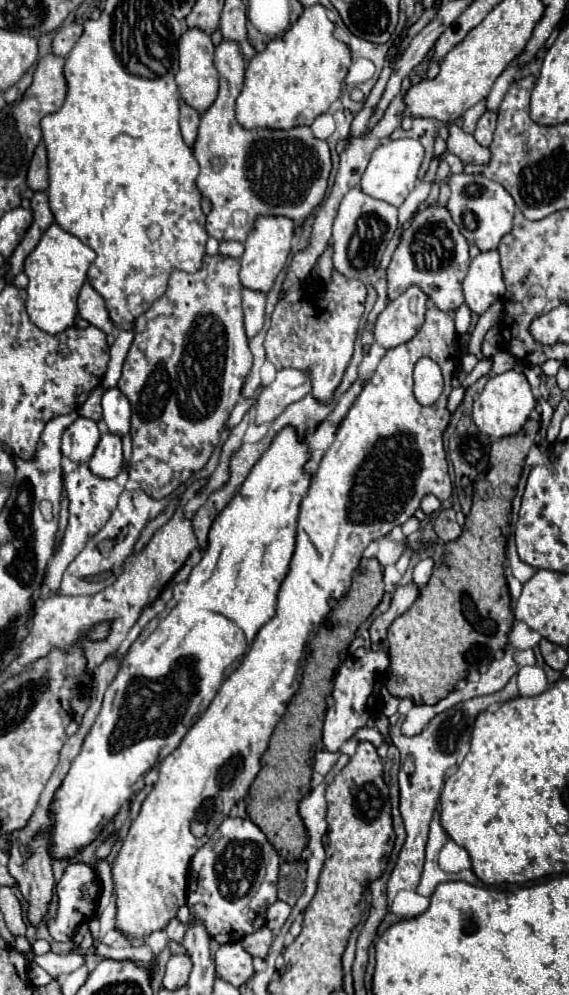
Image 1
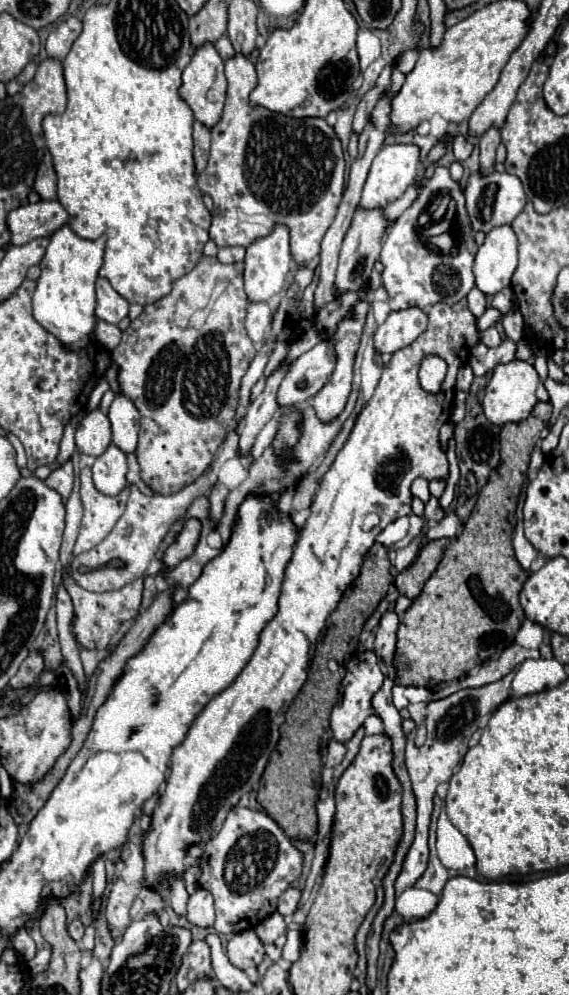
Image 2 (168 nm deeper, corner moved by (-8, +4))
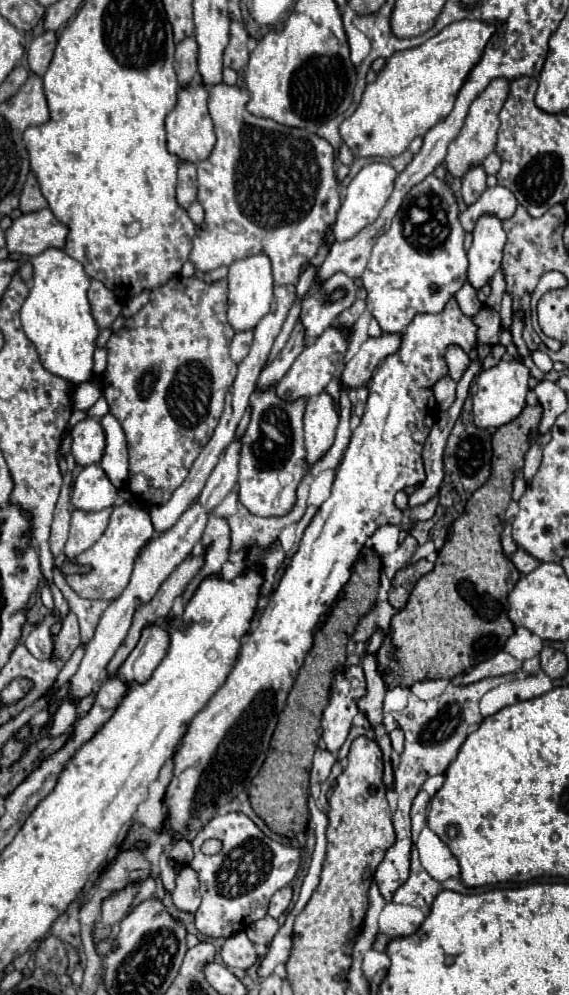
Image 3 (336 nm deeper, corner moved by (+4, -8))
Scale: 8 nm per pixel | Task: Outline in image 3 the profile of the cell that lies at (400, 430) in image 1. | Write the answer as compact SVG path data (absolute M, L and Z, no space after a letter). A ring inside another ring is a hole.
M452 297L446 303L446 307L436 315L418 313L402 333L400 349L394 355L388 355L382 361L382 365L376 369L368 385L368 403L366 403L362 423L352 433L350 445L336 471L332 495L320 505L312 523L304 531L298 553L292 557L292 563L282 575L266 609L262 611L260 619L254 623L252 631L244 637L238 659L226 683L214 693L210 703L206 703L206 707L192 719L186 735L182 737L174 753L174 759L176 759L174 777L166 791L166 803L170 813L168 823L174 831L174 839L184 837L192 841L196 833L202 831L202 827L214 817L214 811L224 801L232 801L242 789L246 789L250 785L250 779L262 767L268 753L270 737L276 729L278 711L282 711L286 697L292 689L294 675L298 675L298 669L302 667L302 661L312 647L314 627L320 623L320 617L326 611L330 611L340 589L350 579L350 569L358 559L358 553L362 551L366 539L382 525L400 525L404 521L404 513L394 505L394 495L400 489L412 487L426 479L424 465L422 465L422 449L438 417L432 385L448 373L448 367L444 361L446 347L456 343L466 353L472 351L476 347L476 331L478 327L474 325L472 317L464 315L456 299Z

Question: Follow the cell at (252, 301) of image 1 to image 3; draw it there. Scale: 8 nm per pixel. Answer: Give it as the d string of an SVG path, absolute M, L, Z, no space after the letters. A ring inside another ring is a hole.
M242 331L234 335L232 347L230 347L230 357L234 359L234 363L240 363L248 355L252 339L254 339L254 331Z

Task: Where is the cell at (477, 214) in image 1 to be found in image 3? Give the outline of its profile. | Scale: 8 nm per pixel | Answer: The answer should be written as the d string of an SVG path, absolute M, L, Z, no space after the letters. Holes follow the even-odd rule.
M502 185L488 187L482 193L482 197L460 215L462 229L466 233L470 233L474 229L474 223L478 221L478 217L484 215L484 213L492 213L498 219L508 219L508 217L514 215L516 207L518 207L518 201L514 199L514 195L512 195L510 189L506 189Z

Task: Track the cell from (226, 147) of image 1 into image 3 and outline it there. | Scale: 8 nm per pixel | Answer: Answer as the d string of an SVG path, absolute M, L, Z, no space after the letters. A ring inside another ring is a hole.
M218 83L210 91L208 111L214 123L216 147L206 161L197 163L198 201L202 203L206 214L204 221L197 226L192 240L190 261L198 271L209 272L220 265L232 265L238 259L264 253L272 263L274 285L296 285L300 269L316 255L322 237L334 223L336 211L340 207L340 195L334 175L334 149L326 139L318 137L316 133L308 133L306 129L292 127L288 141L286 125L280 125L272 119L258 119L256 115L246 111L248 99L250 97L246 91L230 87L226 83ZM224 223L236 223L238 227L242 227L242 231L232 233Z

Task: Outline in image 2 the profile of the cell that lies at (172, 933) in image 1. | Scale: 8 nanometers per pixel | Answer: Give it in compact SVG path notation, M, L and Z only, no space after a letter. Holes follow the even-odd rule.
M174 879L172 889L170 889L170 907L184 917L186 915L186 903L188 903L188 893L184 889L184 879Z

